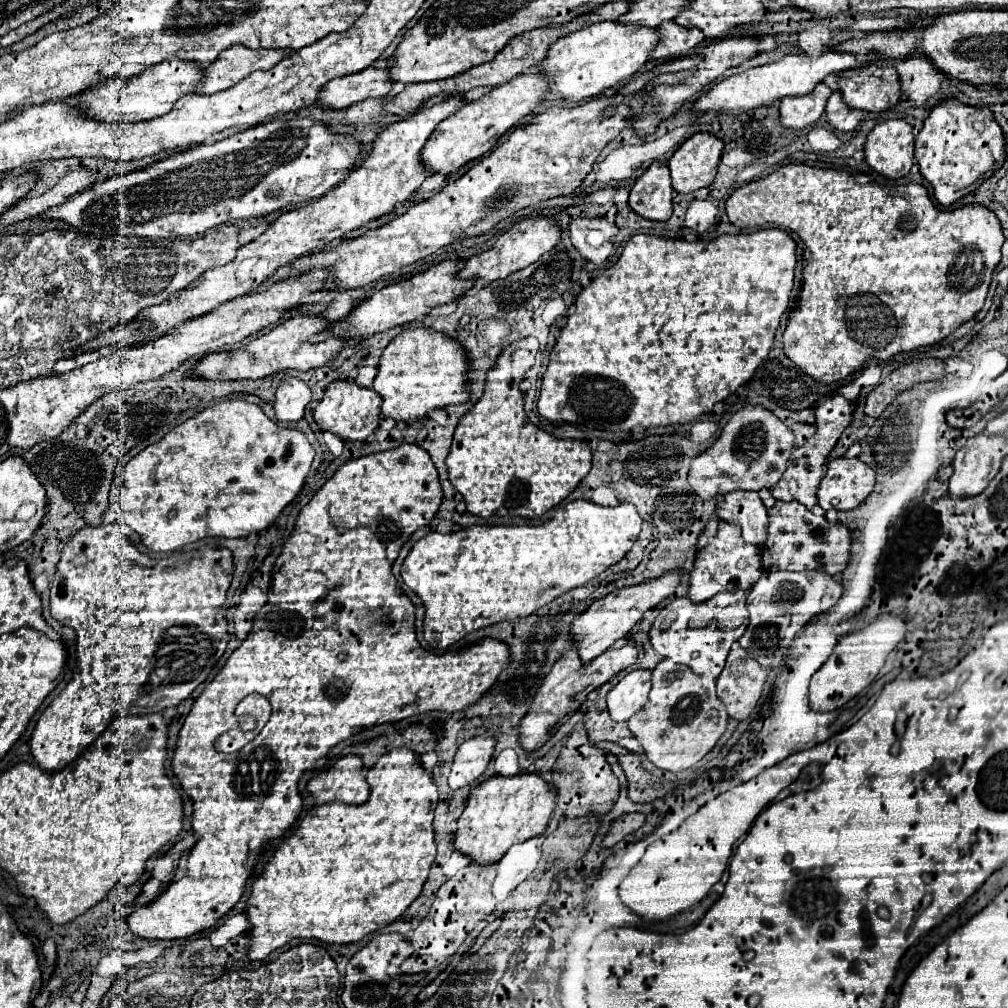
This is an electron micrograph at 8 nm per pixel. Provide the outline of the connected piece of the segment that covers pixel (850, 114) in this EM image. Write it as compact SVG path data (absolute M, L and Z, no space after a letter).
M835 91L835 93L829 97L829 101L827 101L825 119L829 121L831 127L849 133L849 131L855 131L855 127L857 127L859 121L863 119L863 111L849 107L849 105L843 101L841 93Z

